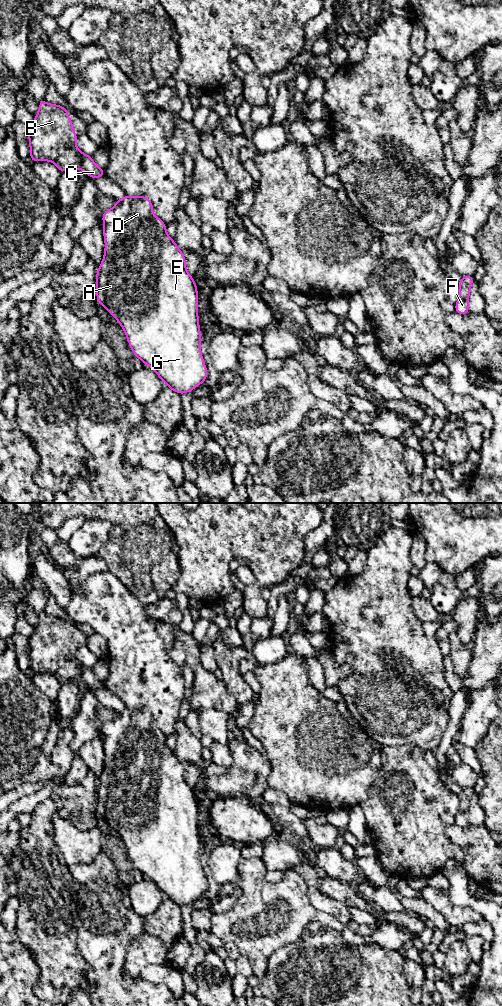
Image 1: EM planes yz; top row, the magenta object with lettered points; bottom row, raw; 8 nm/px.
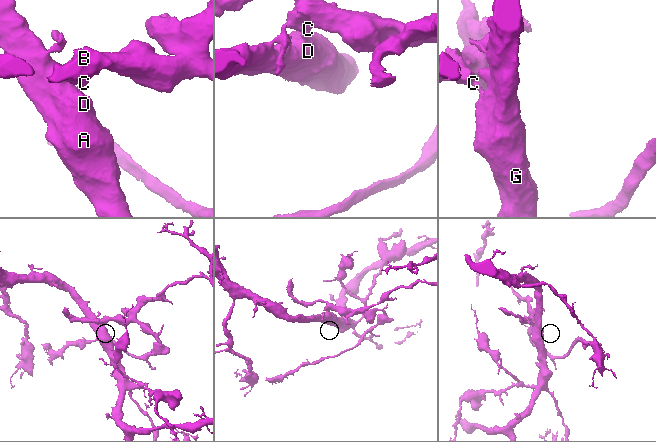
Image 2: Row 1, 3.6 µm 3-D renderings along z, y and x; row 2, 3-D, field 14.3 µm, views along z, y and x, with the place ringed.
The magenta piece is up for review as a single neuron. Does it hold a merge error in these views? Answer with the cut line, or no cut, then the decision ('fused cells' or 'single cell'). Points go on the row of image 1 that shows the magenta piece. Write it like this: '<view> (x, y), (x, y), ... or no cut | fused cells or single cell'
yz (80, 152), (82, 168) | fused cells

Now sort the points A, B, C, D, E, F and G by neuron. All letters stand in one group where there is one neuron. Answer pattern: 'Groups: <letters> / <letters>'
Groups: A C D E G / B F

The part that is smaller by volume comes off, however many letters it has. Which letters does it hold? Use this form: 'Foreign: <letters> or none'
Foreign: B, F

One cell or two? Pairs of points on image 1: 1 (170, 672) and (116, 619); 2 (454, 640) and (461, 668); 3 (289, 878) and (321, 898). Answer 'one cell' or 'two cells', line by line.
1: one cell
2: one cell
3: two cells

